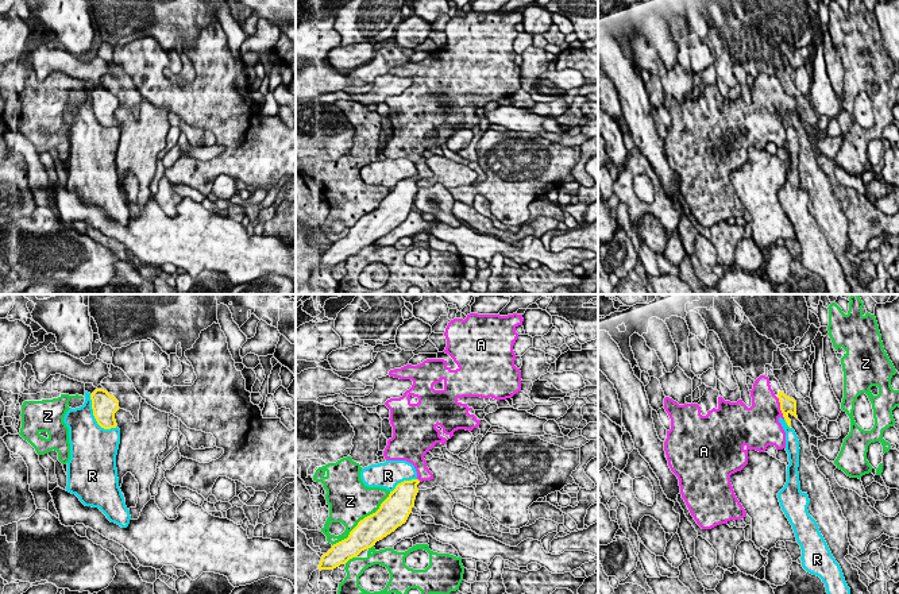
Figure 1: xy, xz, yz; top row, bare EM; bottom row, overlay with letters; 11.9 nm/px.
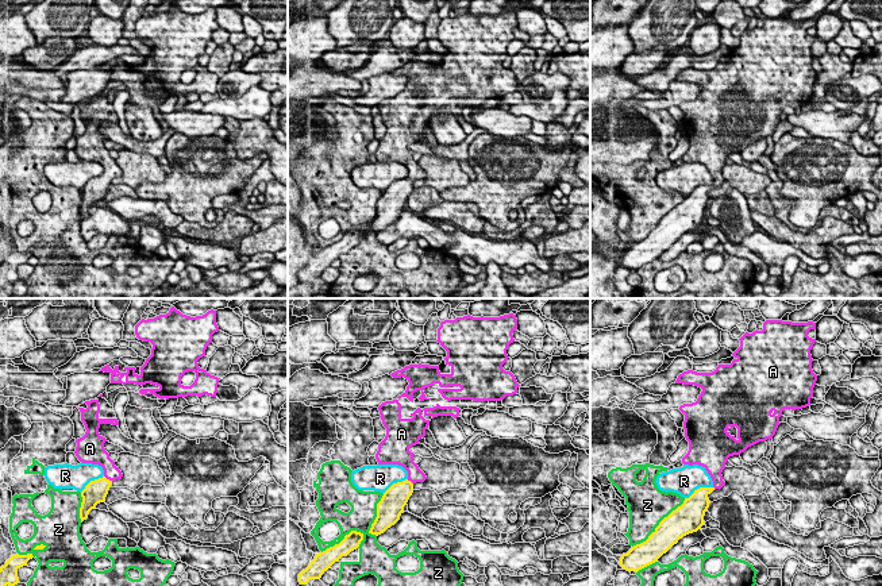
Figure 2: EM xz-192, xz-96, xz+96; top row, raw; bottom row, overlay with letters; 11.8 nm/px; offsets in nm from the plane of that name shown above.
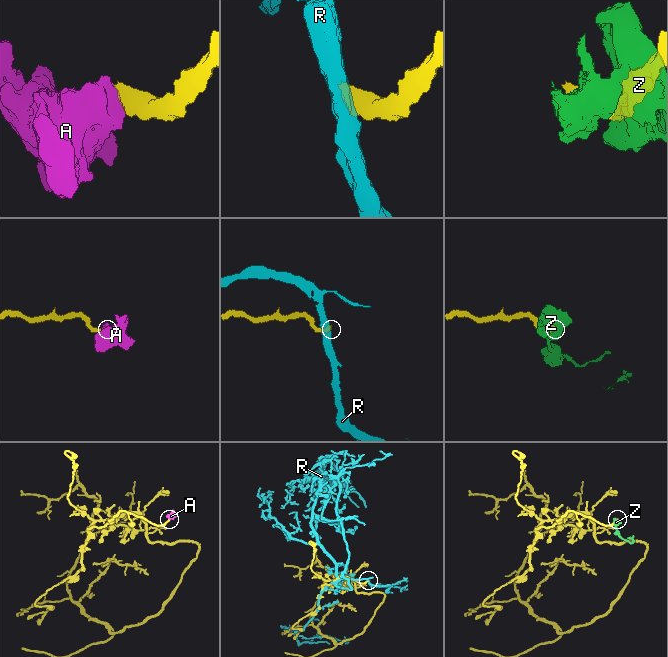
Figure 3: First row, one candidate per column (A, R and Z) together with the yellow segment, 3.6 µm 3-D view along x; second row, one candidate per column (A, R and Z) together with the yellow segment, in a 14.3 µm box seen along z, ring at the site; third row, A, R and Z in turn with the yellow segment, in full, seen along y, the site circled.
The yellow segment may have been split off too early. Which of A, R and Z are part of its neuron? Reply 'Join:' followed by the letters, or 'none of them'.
Join: A

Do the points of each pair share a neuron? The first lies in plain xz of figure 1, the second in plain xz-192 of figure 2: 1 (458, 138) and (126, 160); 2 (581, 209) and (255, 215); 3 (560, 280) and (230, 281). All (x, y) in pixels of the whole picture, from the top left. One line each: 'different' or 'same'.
1: different
2: different
3: same

